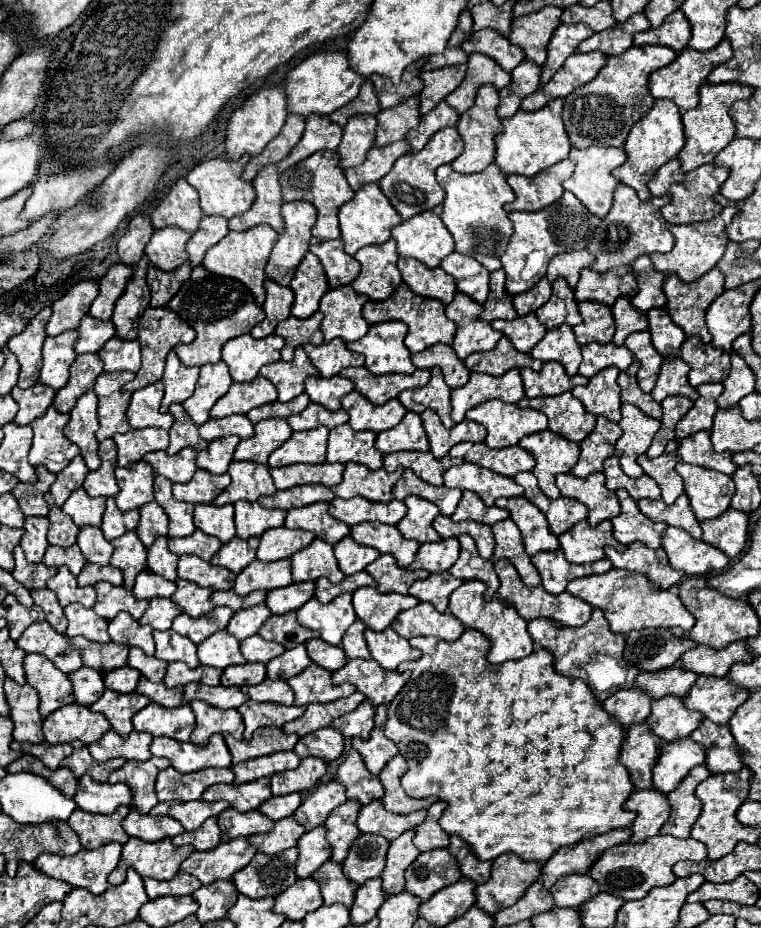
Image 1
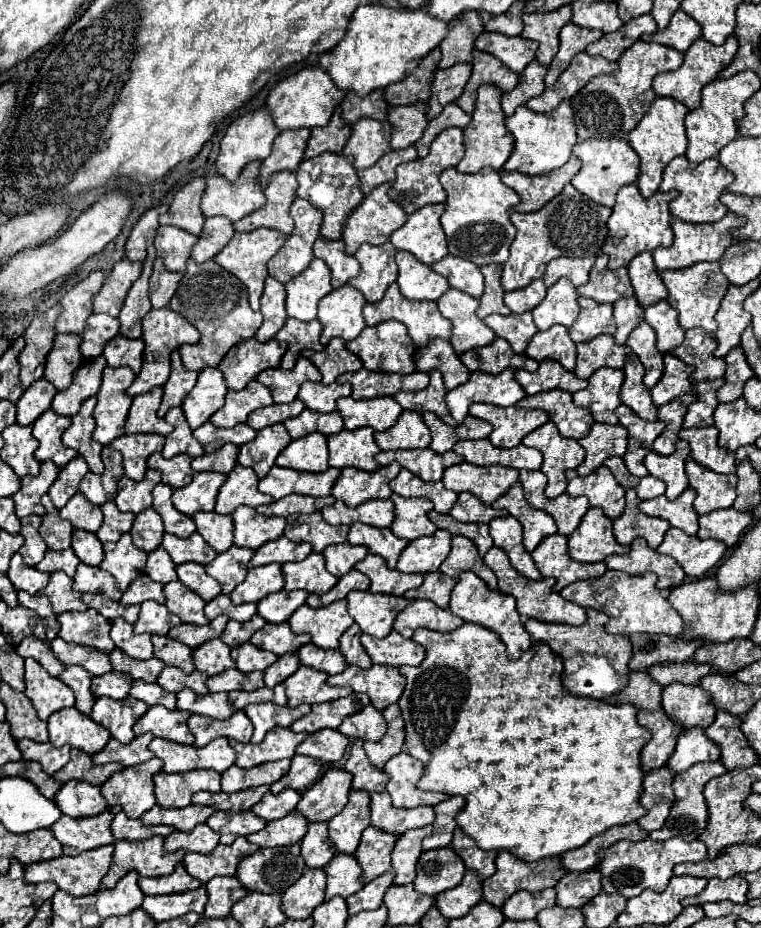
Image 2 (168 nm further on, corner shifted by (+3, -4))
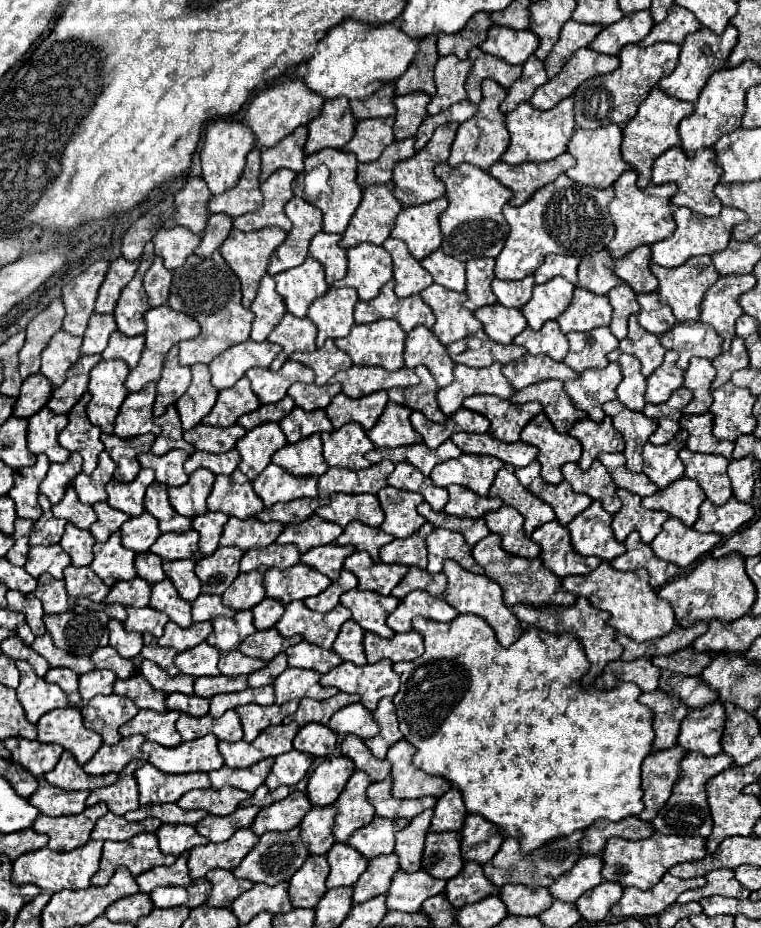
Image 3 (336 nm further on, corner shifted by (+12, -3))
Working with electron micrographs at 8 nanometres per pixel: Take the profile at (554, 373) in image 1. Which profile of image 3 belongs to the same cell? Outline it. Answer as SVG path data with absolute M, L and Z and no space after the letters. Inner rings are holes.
M526 353L518 363L504 365L502 371L516 391L546 379L560 379L560 381L578 379L578 373L572 371L566 363L558 363L546 355L530 355L530 353Z

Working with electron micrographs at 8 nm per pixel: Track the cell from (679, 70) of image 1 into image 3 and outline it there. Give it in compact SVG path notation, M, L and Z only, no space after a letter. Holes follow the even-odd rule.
M728 25L722 35L714 35L708 29L700 29L698 33L690 33L682 43L682 51L680 51L680 59L678 59L676 69L670 75L664 75L660 79L660 83L658 83L658 87L664 93L668 93L668 95L672 95L672 97L676 97L680 101L694 103L698 99L698 95L700 95L700 89L706 85L708 77L714 71L724 69L724 65L728 61L728 55L736 45L736 37L738 37L738 31L732 25Z

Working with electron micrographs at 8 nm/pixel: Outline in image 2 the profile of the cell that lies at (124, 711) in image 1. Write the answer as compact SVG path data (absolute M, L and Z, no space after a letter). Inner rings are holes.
M131 696L123 700L113 700L113 698L97 698L93 712L89 714L93 722L101 724L111 732L115 740L121 744L127 744L135 738L133 734L133 724L149 710L147 704L141 700L135 700Z

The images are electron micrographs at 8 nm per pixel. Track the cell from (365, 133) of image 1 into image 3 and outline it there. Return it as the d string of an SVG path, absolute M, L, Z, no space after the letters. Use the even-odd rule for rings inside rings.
M364 119L356 123L356 131L352 139L346 143L344 151L356 155L360 163L370 163L382 155L382 151L394 141L392 135L392 119Z

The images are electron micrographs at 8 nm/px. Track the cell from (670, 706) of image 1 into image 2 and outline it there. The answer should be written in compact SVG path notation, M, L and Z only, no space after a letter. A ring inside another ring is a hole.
M679 682L663 688L663 710L671 716L671 720L681 722L685 728L707 728L717 714L711 694L707 694L701 686L685 686Z

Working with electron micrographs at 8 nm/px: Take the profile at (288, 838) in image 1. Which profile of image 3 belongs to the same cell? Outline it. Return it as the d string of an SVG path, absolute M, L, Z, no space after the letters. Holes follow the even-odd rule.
M292 791L286 799L262 809L254 823L250 825L254 835L262 835L268 831L290 831L300 825L302 817L312 809L306 793Z

